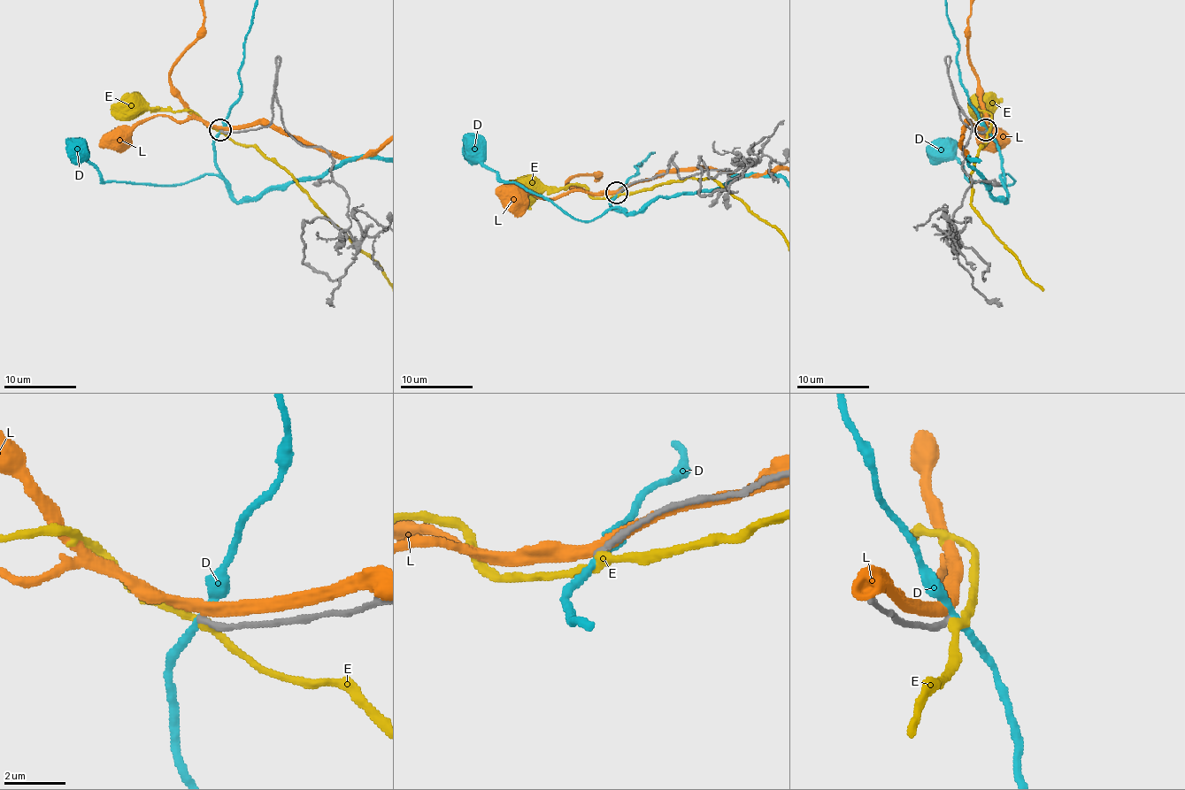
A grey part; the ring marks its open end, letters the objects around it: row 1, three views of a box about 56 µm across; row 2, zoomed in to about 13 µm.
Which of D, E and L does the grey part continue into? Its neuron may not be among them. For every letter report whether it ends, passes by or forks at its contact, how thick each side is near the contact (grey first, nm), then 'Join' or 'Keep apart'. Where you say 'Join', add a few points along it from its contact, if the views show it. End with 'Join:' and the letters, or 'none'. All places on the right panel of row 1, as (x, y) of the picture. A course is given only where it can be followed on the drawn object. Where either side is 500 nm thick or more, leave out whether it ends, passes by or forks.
D: It passes by. Thickness 200 nm (grey) against 220 nm. Keep apart
E: It passes by. Thickness 200 nm (grey) against 280 nm. Keep apart
L: It passes by. Thickness 200 nm (grey) against 360 nm. Keep apart
Join: none

